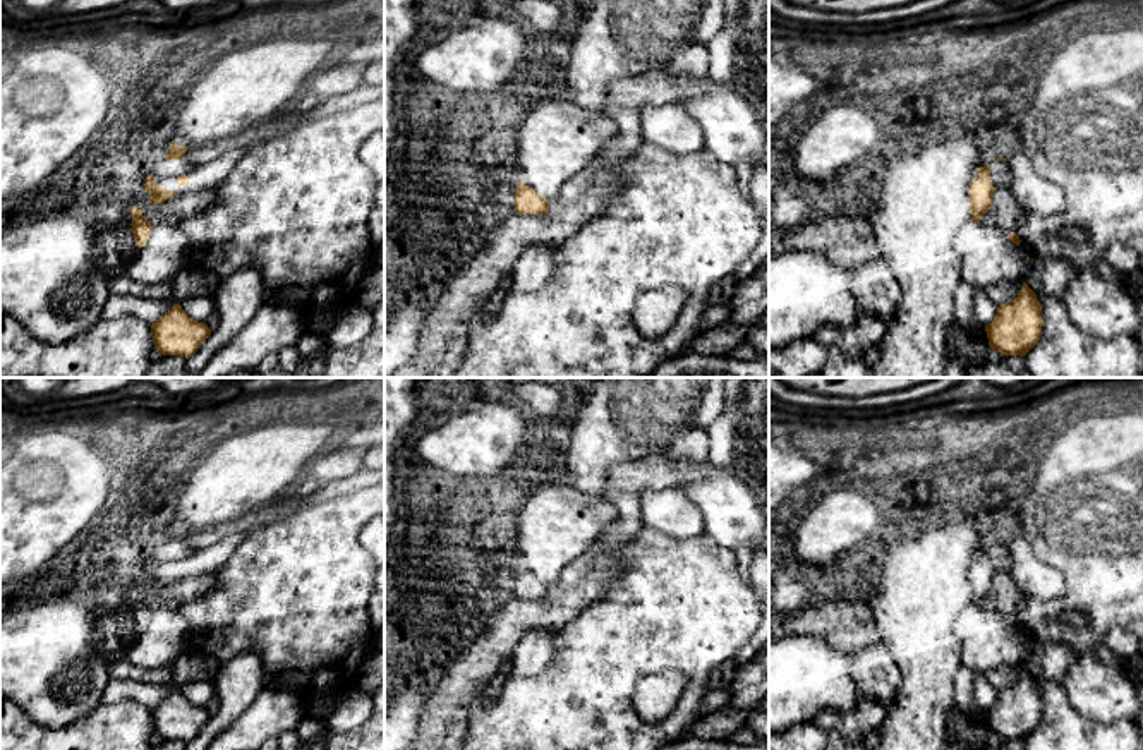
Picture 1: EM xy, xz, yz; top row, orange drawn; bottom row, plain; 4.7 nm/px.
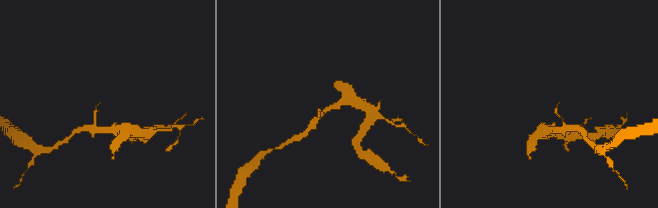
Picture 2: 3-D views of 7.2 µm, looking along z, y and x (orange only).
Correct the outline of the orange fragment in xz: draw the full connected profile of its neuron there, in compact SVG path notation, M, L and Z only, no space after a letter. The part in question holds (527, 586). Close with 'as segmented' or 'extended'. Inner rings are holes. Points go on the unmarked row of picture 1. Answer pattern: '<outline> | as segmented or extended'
M523 565L517 566L515 599L546 599L547 594L547 584L532 572L525 570Z | as segmented

